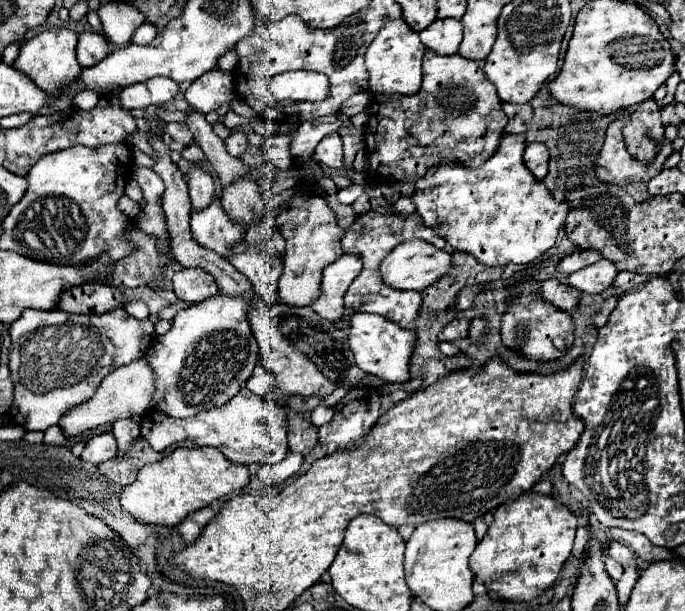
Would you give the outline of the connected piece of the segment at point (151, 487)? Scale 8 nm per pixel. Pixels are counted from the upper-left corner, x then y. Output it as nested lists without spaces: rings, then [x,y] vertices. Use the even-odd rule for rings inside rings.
[[[176,448],[166,458],[162,458],[156,464],[146,464],[140,472],[134,484],[124,486],[120,494],[120,504],[126,512],[130,512],[138,522],[146,524],[160,524],[160,526],[176,526],[180,524],[190,512],[196,512],[200,508],[210,506],[214,500],[220,500],[222,496],[228,496],[230,492],[236,492],[248,484],[248,468],[240,466],[236,462],[226,460],[216,448]]]

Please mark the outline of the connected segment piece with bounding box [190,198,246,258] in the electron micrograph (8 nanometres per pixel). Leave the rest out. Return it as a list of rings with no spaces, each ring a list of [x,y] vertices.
[[[214,198],[204,210],[192,210],[192,238],[220,256],[228,258],[230,246],[240,242],[246,234],[242,224],[232,222],[224,208],[220,206],[220,198]]]

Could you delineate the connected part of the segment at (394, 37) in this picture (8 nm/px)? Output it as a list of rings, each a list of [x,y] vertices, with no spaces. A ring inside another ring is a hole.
[[[404,18],[388,20],[366,50],[366,68],[370,74],[370,92],[380,94],[416,94],[422,84],[424,44],[418,34],[406,26]]]

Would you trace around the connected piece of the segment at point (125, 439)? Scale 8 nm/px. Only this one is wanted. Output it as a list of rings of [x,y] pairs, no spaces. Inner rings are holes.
[[[120,418],[120,420],[116,420],[116,422],[112,424],[112,434],[114,434],[116,440],[118,440],[118,450],[126,450],[128,444],[130,444],[134,438],[138,438],[140,428],[138,428],[136,420],[132,420],[132,418]]]

